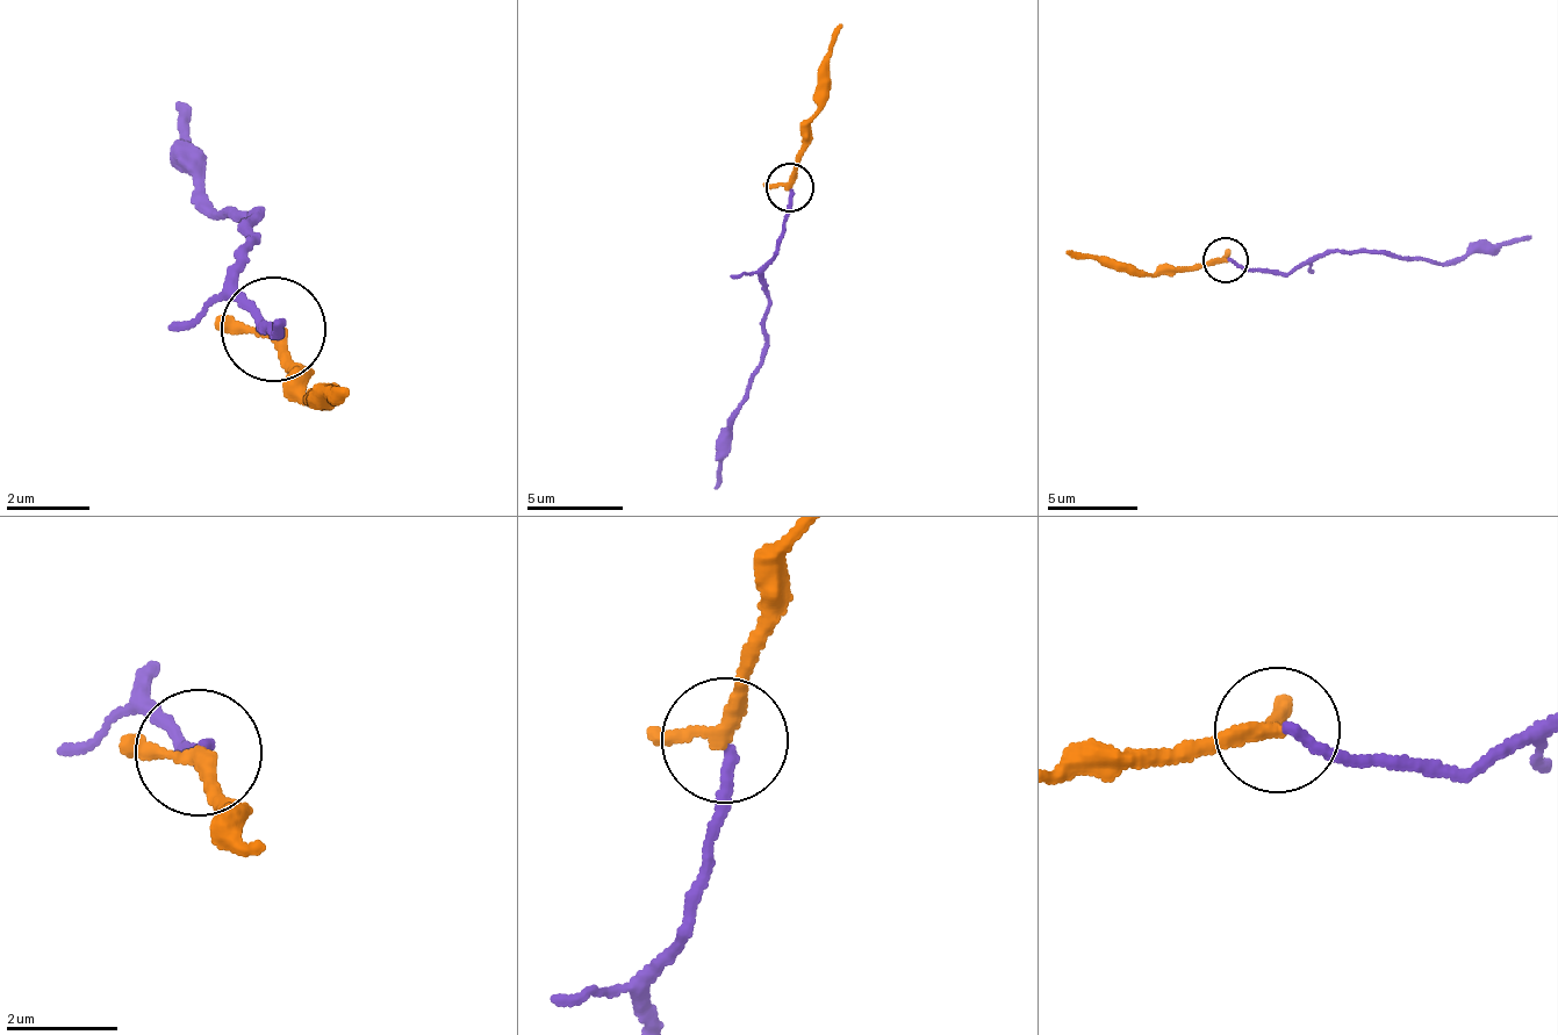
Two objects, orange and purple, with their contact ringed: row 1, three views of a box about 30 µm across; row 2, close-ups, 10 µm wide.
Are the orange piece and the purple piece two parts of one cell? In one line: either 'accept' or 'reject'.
accept

